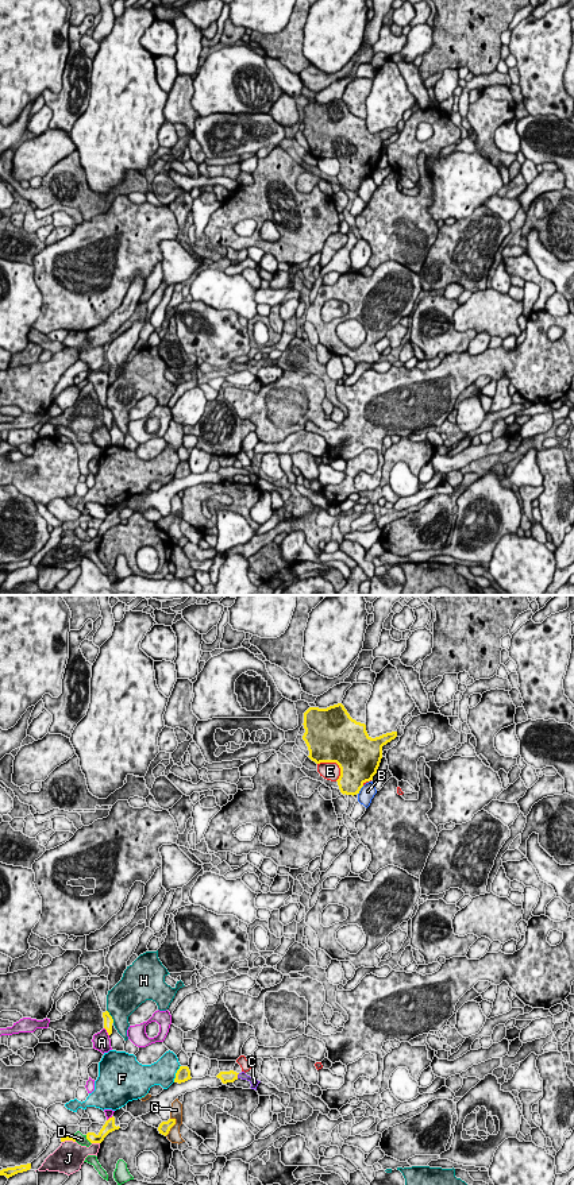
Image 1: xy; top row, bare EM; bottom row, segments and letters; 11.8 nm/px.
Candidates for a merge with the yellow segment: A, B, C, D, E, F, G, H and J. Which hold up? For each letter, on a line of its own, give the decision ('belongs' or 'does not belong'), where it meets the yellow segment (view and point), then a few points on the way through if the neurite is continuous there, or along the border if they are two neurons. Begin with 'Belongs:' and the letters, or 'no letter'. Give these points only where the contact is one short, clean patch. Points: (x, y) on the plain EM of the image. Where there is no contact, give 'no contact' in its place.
Belongs: C
A: does not belong | xy (107, 427)
B: does not belong | xy (359, 185) | along xy (363, 181), (358, 189)
C: belongs | xy (237, 471) | across xy (231, 471), (237, 471), (245, 471), (254, 478)
D: does not belong | xy (87, 533)
E: does not belong | xy (334, 157)
F: does not belong | xy (176, 469)
G: does not belong | xy (172, 521)
H: does not belong | xy (111, 412)
J: does not belong | xy (96, 537)

